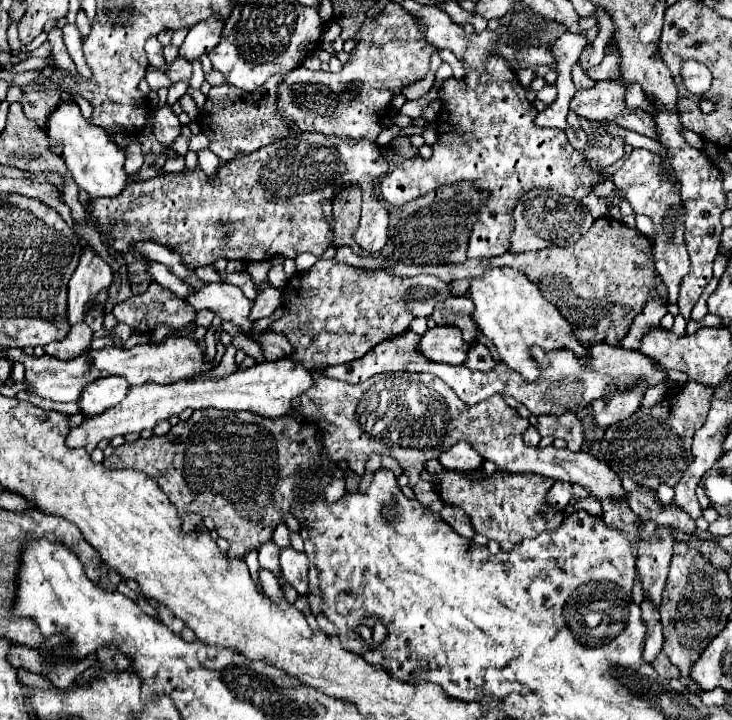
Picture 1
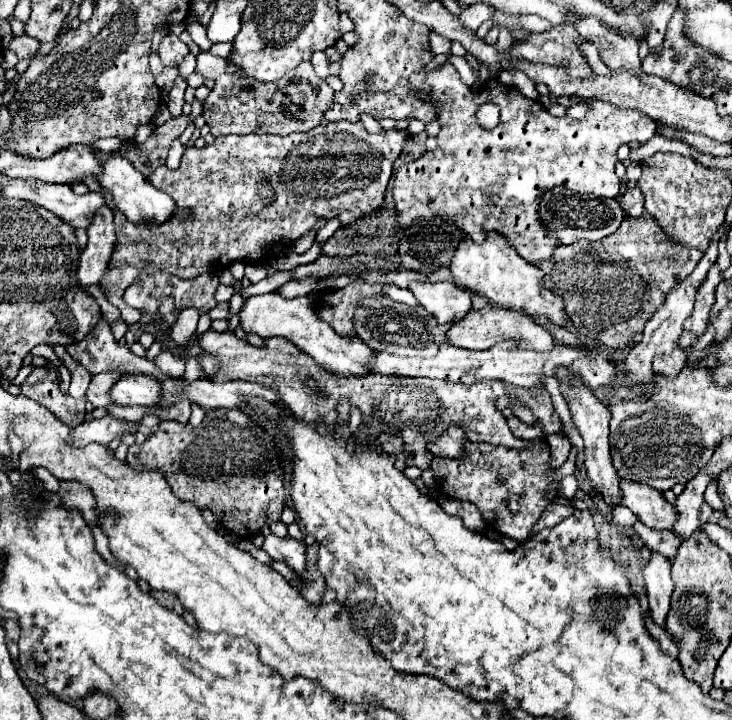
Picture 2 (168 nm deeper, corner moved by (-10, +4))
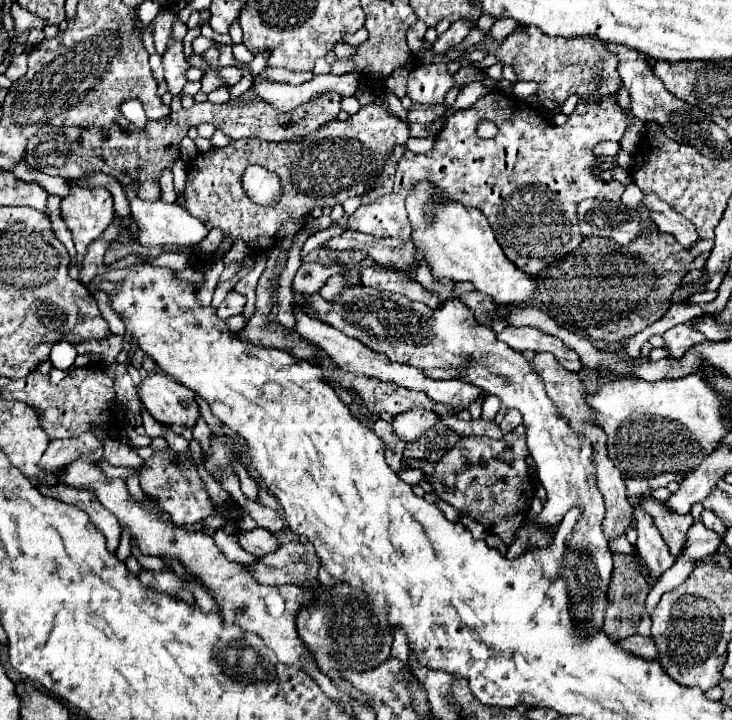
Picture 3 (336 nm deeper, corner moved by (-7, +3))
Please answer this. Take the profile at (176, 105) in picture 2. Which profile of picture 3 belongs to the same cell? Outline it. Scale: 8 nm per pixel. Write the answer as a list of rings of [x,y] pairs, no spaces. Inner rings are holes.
[[[171,37],[165,53],[163,53],[163,67],[165,67],[165,81],[167,81],[167,91],[173,95],[179,95],[187,83],[187,59],[183,53],[183,41]]]

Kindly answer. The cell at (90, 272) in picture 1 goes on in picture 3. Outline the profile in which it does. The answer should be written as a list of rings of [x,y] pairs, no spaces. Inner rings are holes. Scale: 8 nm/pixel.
[[[69,183],[69,195],[61,199],[61,219],[73,235],[77,263],[87,255],[87,245],[97,239],[115,217],[113,197],[103,187],[81,187]]]

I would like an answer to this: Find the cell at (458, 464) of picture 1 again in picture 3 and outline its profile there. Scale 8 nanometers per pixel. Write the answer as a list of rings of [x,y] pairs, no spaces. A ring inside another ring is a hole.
[[[409,409],[393,417],[393,433],[403,441],[417,441],[437,421],[437,415],[425,409]]]

